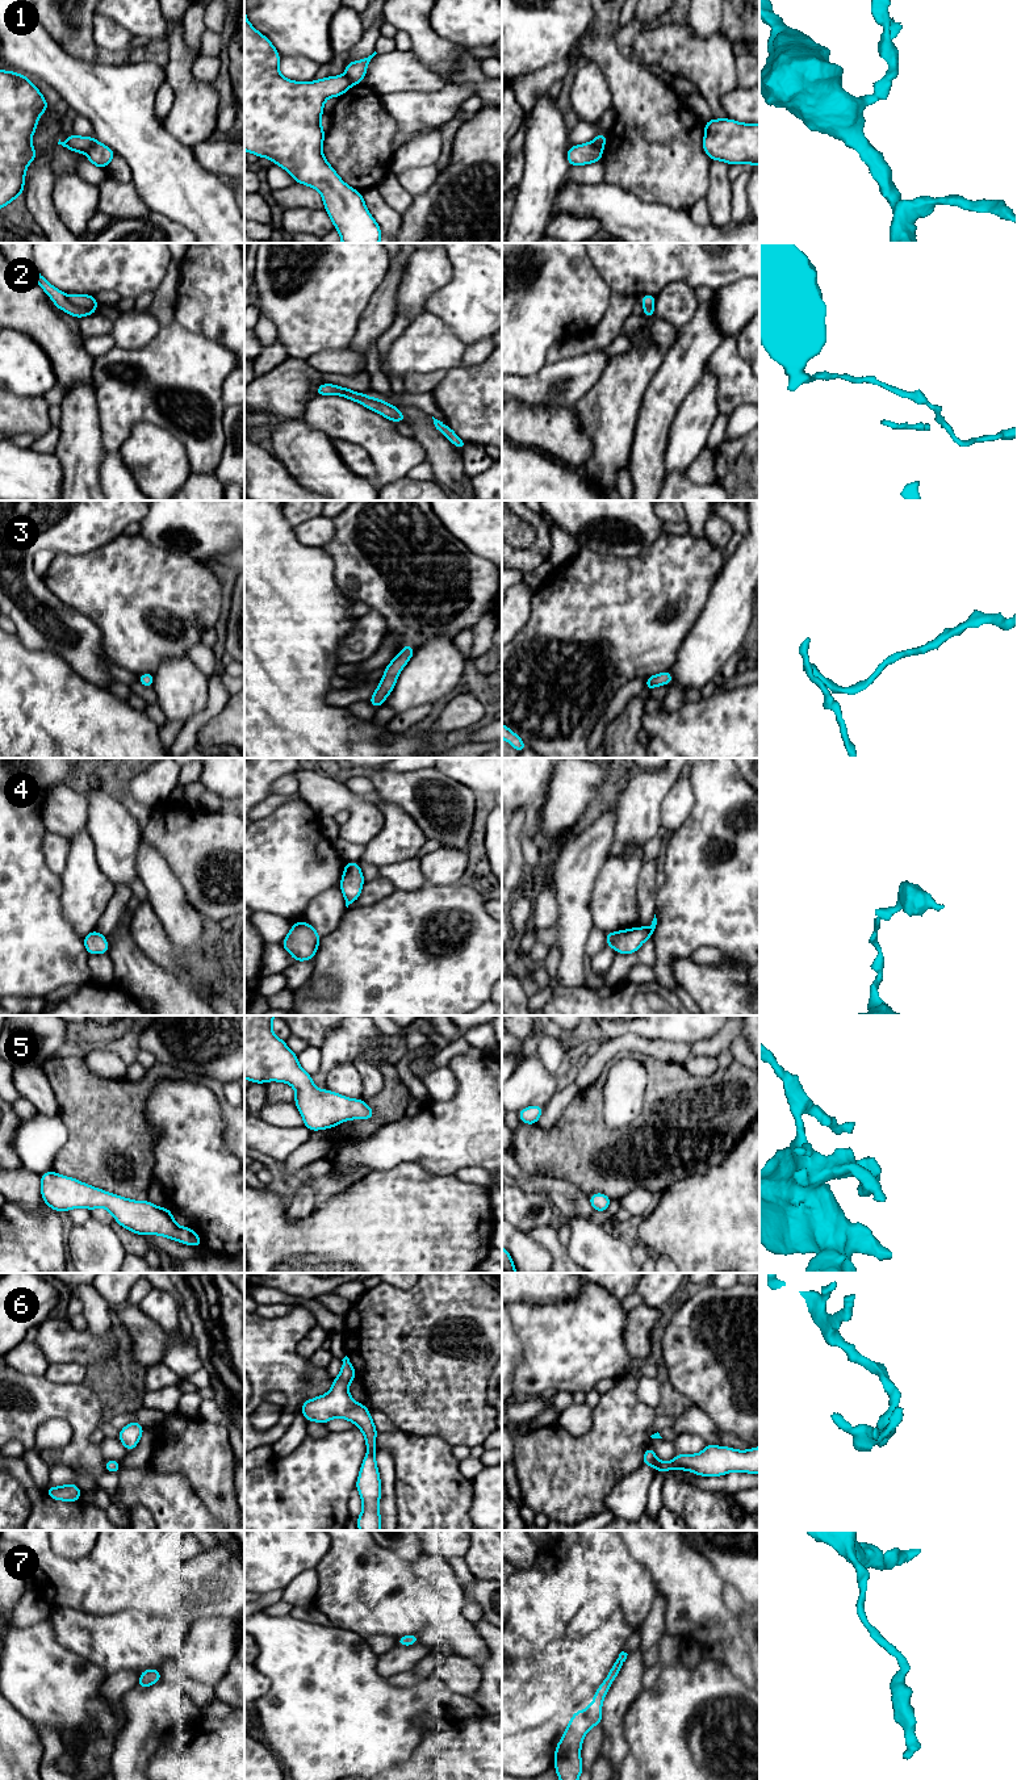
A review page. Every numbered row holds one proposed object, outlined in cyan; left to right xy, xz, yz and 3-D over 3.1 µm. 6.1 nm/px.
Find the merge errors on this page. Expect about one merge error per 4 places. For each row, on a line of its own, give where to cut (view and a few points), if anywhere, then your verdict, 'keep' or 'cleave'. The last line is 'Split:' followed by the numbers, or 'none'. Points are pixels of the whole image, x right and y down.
1: cut xy (96, 141), (86, 153); cleave
2: cut none; keep
3: cut none; keep
4: cut none; keep
5: cut none; keep
6: cut none; keep
7: cut none; keep
Split: 1

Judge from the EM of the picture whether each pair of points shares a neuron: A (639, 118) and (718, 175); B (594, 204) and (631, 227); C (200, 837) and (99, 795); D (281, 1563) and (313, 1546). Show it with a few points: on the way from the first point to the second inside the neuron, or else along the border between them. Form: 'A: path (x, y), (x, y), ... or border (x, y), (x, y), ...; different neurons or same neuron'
A: border (712, 160), (708, 189), (703, 197); different neurons
B: path (603, 204), (607, 204), (622, 218); same neuron
C: border (108, 778), (118, 801), (137, 820), (139, 829); different neurons
D: path (289, 1556), (298, 1546), (305, 1546); same neuron

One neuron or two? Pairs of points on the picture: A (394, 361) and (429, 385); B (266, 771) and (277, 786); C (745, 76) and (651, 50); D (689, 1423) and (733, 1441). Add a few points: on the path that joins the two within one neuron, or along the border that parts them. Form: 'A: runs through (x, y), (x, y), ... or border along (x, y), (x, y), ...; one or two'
A: border along (443, 368), (435, 372), (409, 373), (404, 378); two
B: border along (296, 771), (281, 775), (272, 784), (271, 794); two
C: border along (735, 57), (735, 74), (739, 86); two
D: runs through (699, 1423), (712, 1435), (723, 1439); one

